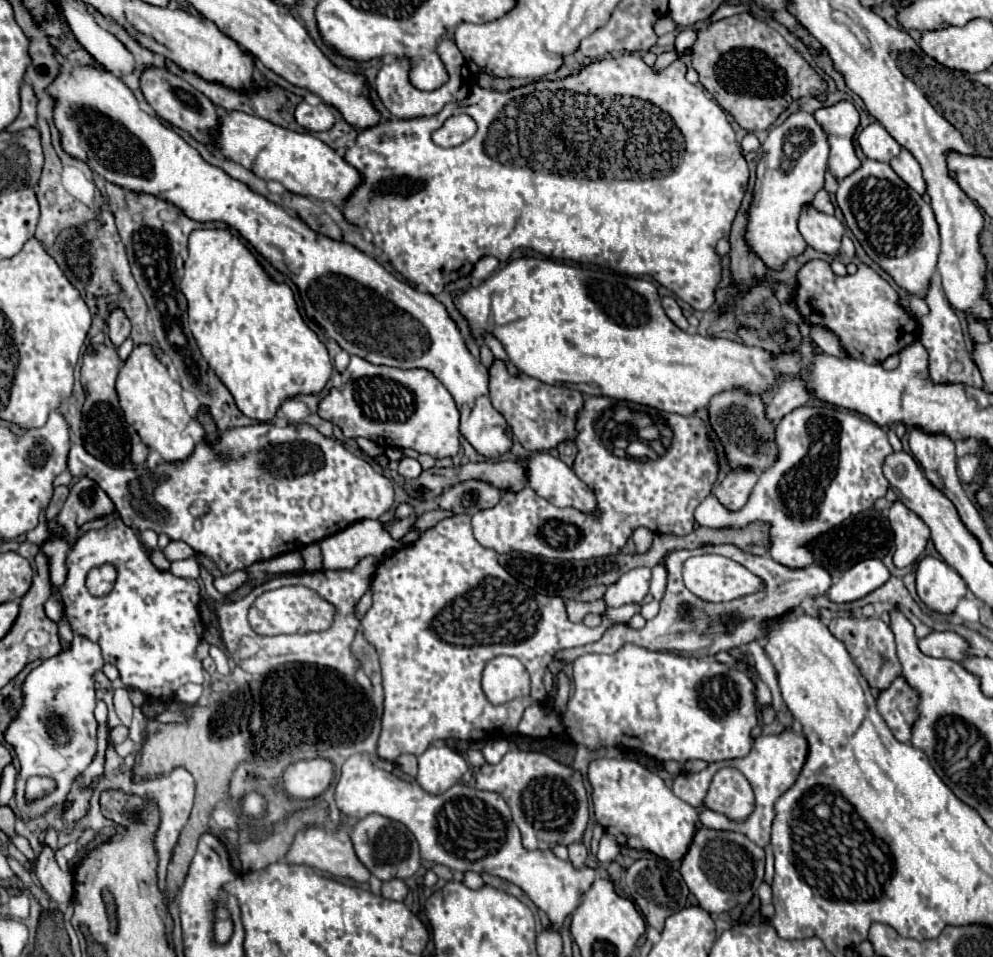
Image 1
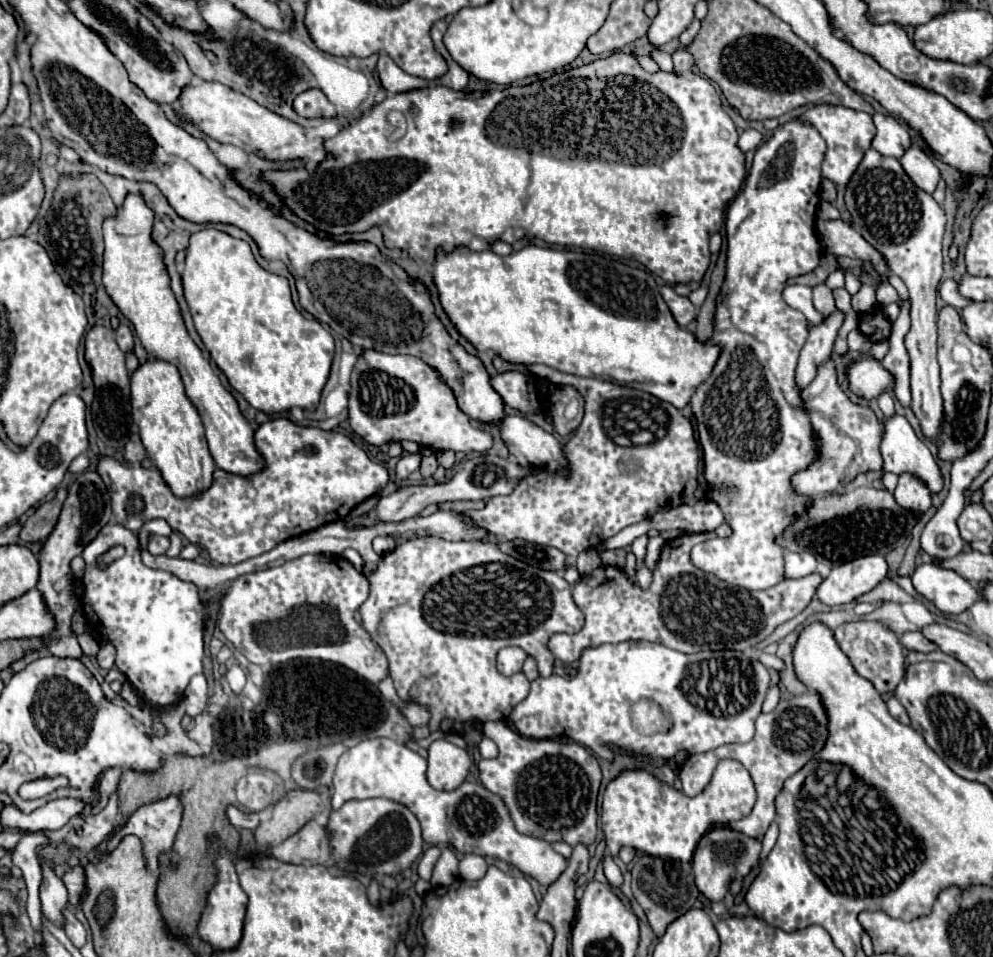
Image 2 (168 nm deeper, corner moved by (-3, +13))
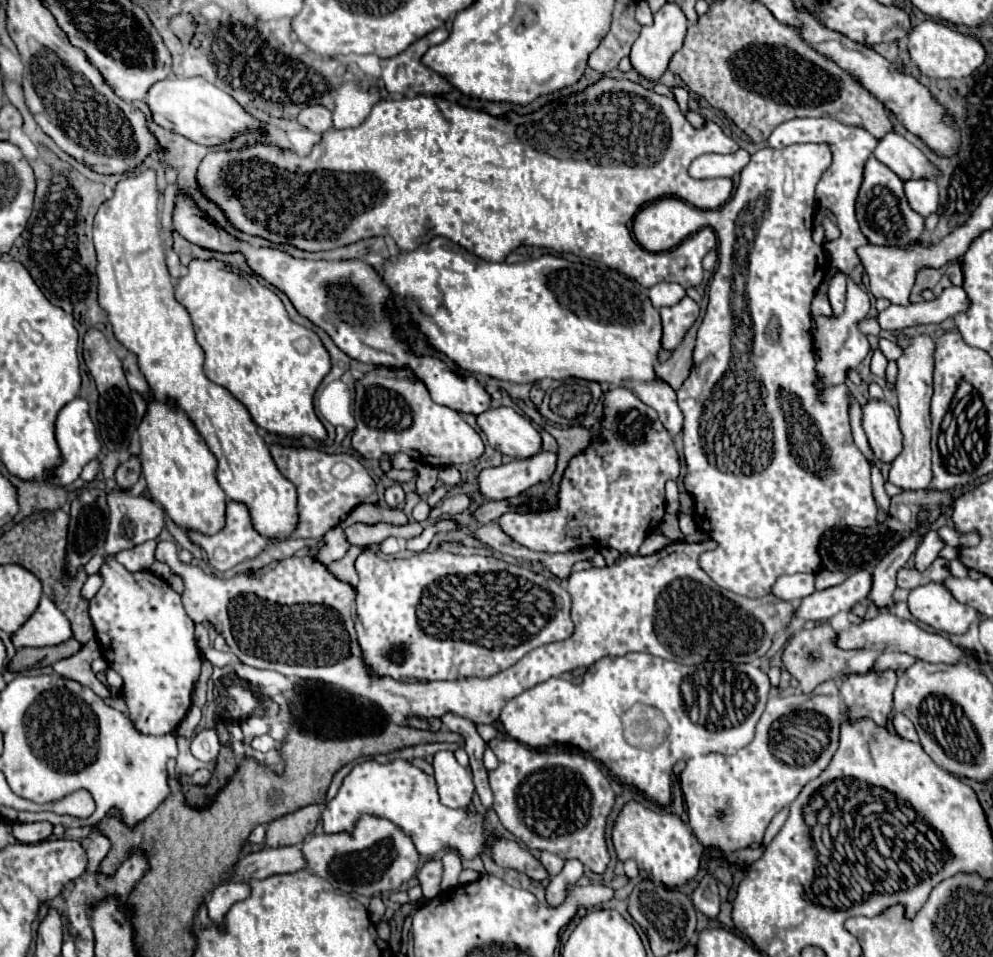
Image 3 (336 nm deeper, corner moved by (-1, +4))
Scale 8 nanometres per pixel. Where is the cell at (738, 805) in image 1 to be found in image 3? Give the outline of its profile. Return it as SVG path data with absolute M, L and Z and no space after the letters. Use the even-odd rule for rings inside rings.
M627 801L613 825L613 849L619 861L633 859L641 871L647 871L657 883L665 887L681 887L691 881L703 857L705 847L695 833L673 813L657 813L637 801Z

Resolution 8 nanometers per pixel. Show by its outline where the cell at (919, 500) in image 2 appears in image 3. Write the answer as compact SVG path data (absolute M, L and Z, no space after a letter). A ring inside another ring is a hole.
M927 335L901 337L903 357L897 359L899 377L897 377L897 395L899 395L899 427L903 431L903 451L893 461L889 471L889 483L895 483L903 491L927 489L931 483L931 419L929 419L929 401L933 395L933 339Z

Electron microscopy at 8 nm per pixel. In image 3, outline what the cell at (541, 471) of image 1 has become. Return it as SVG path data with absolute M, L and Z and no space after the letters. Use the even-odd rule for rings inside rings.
M511 407L489 409L477 415L489 445L513 459L529 459L543 451L543 441L533 423L521 417Z

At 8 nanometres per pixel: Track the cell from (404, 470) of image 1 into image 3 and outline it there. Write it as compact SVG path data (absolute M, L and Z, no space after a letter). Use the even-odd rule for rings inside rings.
M393 483L391 487L387 487L387 491L385 491L385 501L387 501L389 507L399 507L399 505L403 505L403 501L405 501L405 491L403 491L401 483Z

